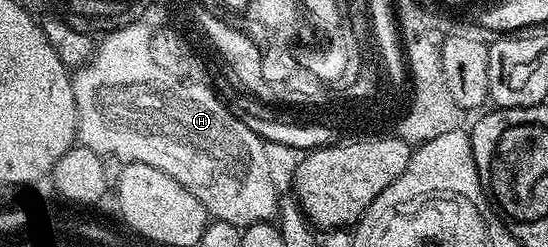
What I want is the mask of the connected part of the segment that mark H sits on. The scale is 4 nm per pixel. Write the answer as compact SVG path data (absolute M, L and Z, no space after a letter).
M121 25L114 26L110 35L96 44L91 60L72 72L77 137L83 139L83 145L100 156L151 165L167 173L167 177L186 187L213 219L227 221L242 229L252 223L276 220L279 187L266 170L265 155L257 142L257 134L247 129L232 110L228 111L217 100L216 90L181 87L181 83L173 83L161 67L153 67L153 59L149 59L149 43L145 43L145 31L141 31L141 39L121 39L121 35L125 35L125 30Z

